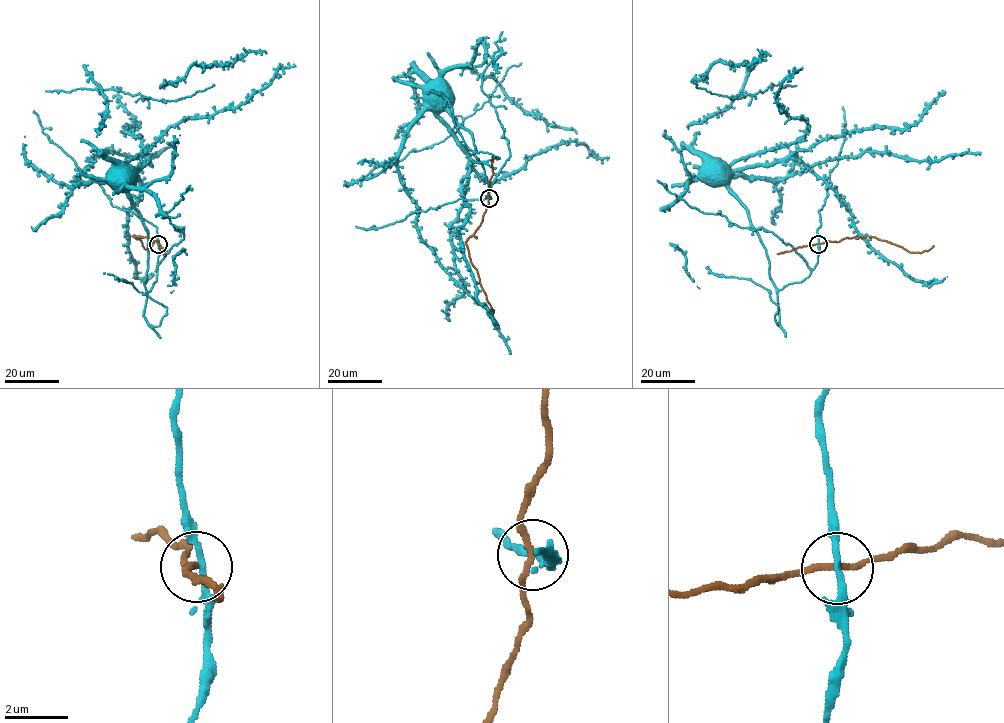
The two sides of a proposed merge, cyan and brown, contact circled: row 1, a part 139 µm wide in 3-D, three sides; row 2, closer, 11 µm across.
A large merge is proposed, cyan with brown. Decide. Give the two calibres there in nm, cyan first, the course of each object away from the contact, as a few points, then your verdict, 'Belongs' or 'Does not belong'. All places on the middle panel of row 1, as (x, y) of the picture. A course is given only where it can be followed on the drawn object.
Thickness 190 nm (cyan) against 180 nm. Course of cyan: (489, 198), (484, 169), (473, 153), (472, 136), (443, 104), (441, 87). Course of brown: (489, 198), (480, 225), (466, 245), (493, 313). Does not belong

